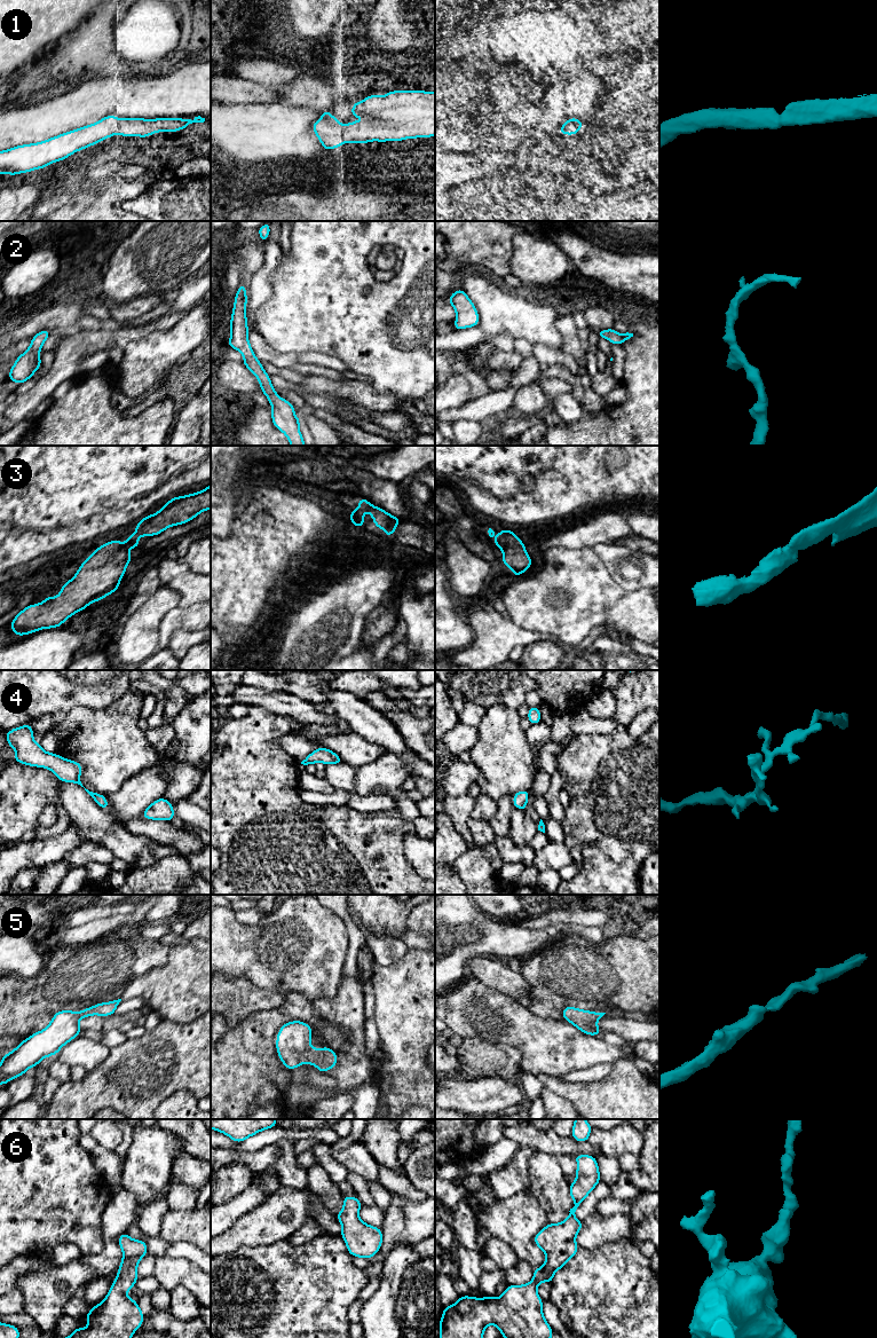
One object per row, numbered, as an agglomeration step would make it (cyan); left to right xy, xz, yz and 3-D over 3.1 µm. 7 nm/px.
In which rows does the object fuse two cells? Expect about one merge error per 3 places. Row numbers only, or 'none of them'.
none of them

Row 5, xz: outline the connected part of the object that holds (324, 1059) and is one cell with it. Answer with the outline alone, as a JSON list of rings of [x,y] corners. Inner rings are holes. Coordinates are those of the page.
[[[301,1021],[287,1022],[278,1030],[276,1049],[286,1069],[307,1063],[315,1065],[319,1072],[326,1072],[338,1063],[338,1056],[330,1047],[310,1047],[311,1031],[311,1026]]]

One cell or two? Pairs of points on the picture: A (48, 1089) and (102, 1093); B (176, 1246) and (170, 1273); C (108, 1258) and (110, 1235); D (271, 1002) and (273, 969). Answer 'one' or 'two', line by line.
A: two
B: two
C: one
D: two

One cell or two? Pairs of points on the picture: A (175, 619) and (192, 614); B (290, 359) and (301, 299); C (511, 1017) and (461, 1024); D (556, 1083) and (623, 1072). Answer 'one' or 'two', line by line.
A: one
B: two
C: one
D: one

